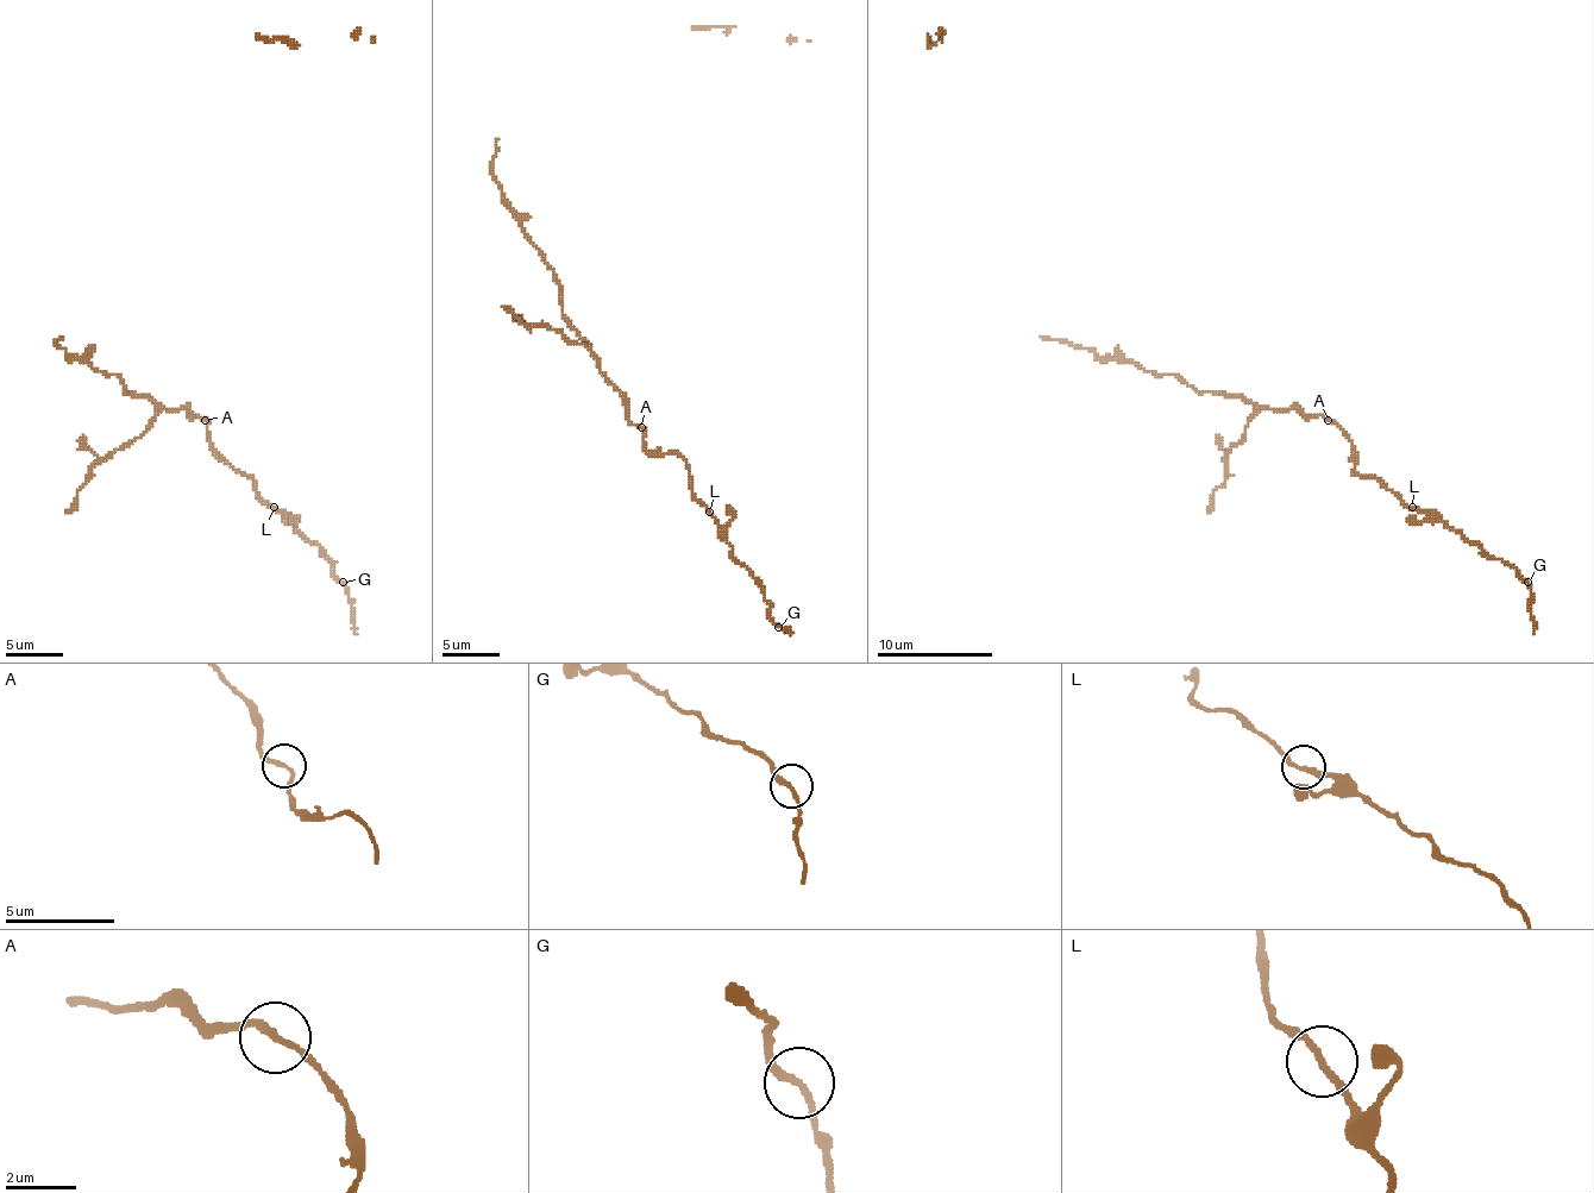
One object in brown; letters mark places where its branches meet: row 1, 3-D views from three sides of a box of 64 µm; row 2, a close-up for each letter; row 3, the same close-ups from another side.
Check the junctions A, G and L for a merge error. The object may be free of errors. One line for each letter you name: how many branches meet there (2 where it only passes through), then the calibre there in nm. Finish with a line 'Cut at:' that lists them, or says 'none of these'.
Cut at: none of these

